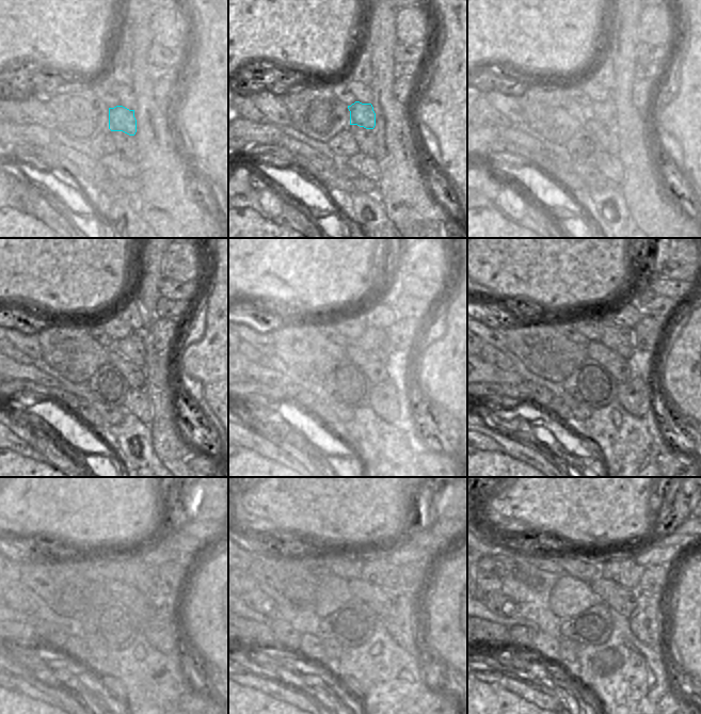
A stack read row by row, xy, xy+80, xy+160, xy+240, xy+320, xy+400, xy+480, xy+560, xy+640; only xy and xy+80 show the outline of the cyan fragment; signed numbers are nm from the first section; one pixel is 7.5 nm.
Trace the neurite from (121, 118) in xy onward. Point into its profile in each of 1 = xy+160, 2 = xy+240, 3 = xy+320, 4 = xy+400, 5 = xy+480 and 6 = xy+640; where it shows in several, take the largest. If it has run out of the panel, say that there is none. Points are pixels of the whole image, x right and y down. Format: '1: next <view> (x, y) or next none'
1: next xy+160 (605, 111)
2: next xy+240 (132, 347)
3: next xy+320 (375, 340)
4: next xy+400 (619, 338)
5: next xy+480 (137, 573)
6: next xy+640 (627, 573)

